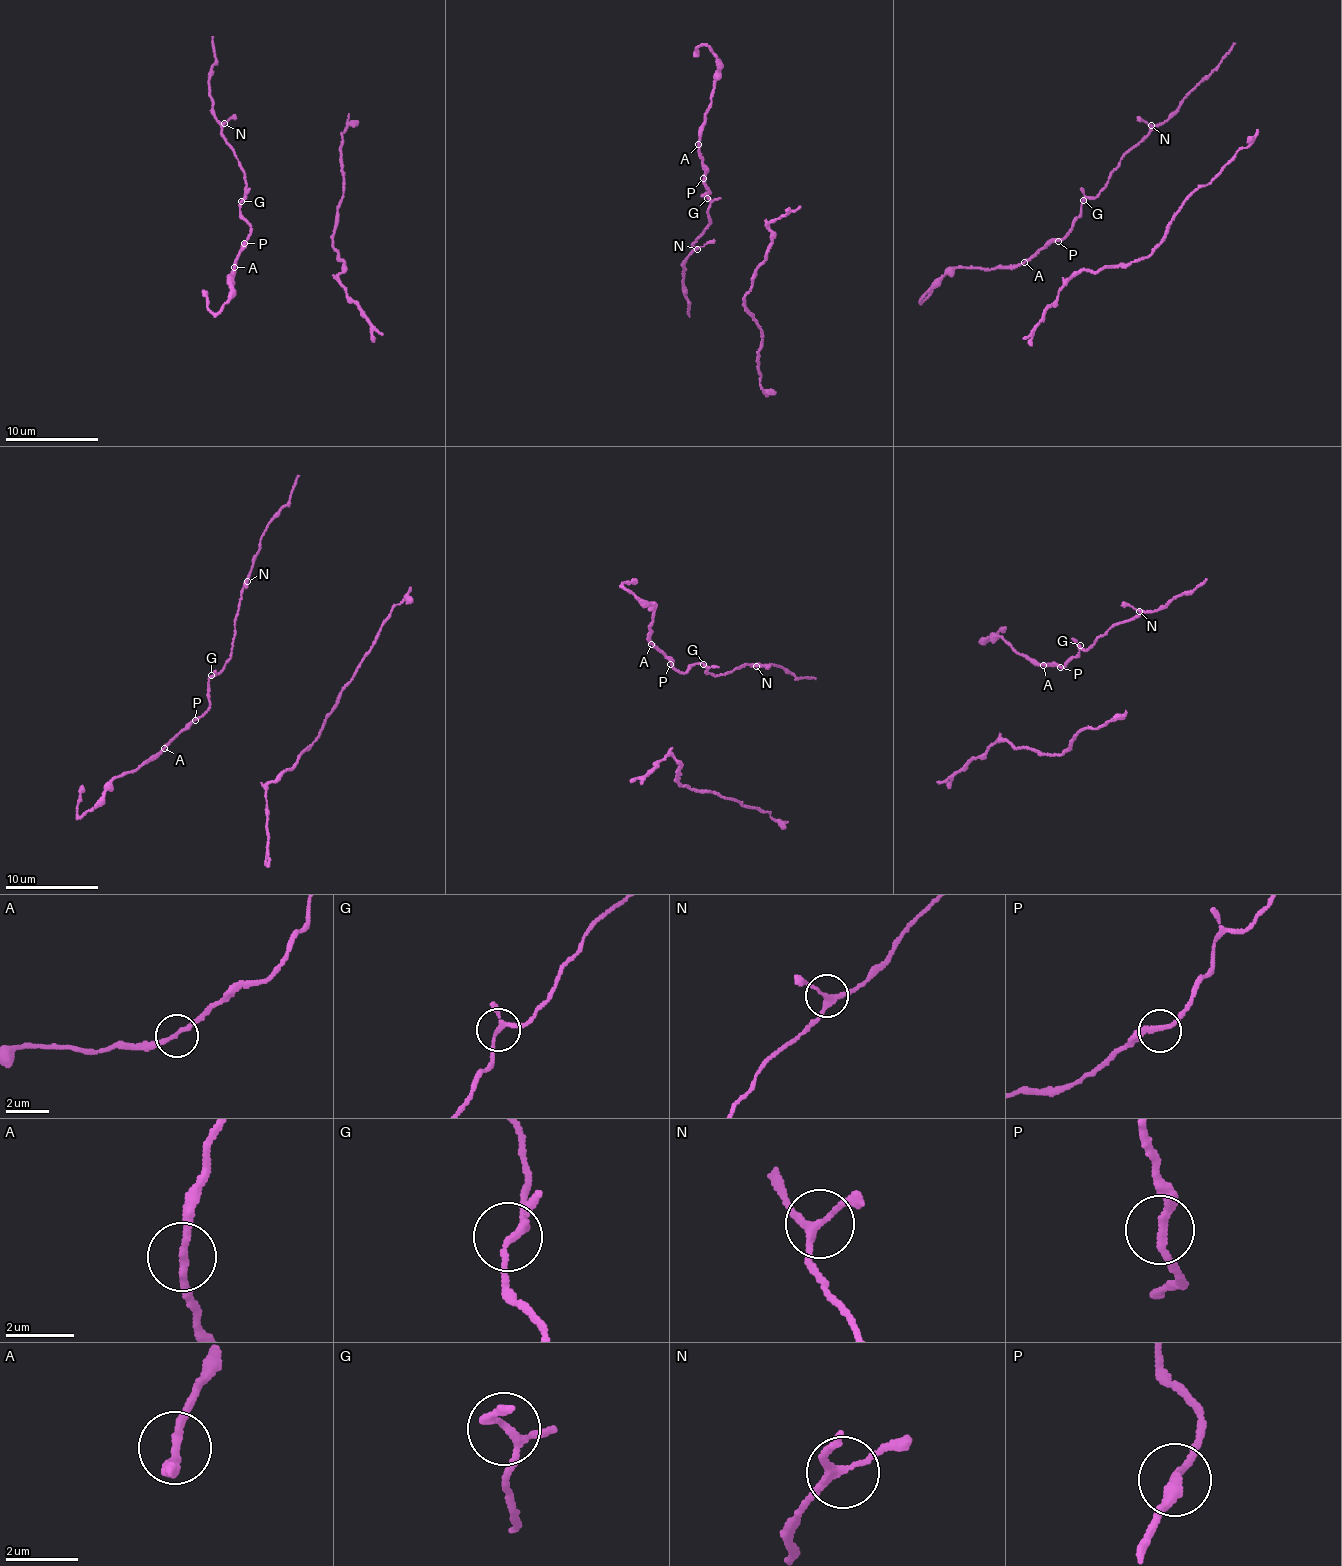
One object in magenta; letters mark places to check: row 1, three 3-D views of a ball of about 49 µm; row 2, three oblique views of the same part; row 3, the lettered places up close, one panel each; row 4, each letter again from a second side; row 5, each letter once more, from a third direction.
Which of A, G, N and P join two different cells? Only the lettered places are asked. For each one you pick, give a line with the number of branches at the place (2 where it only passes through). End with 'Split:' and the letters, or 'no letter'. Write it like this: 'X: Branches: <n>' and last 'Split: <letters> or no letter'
Split: no letter

